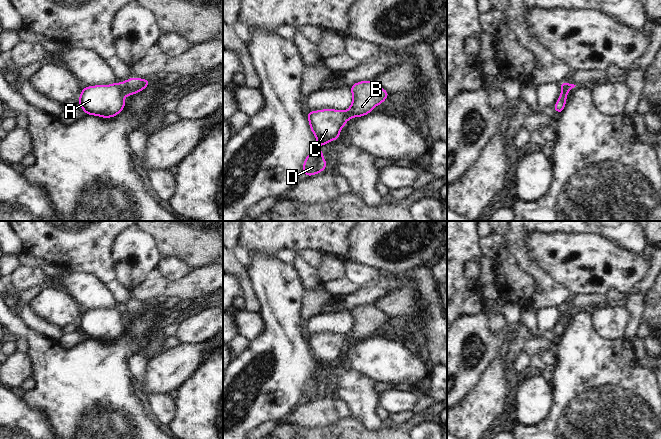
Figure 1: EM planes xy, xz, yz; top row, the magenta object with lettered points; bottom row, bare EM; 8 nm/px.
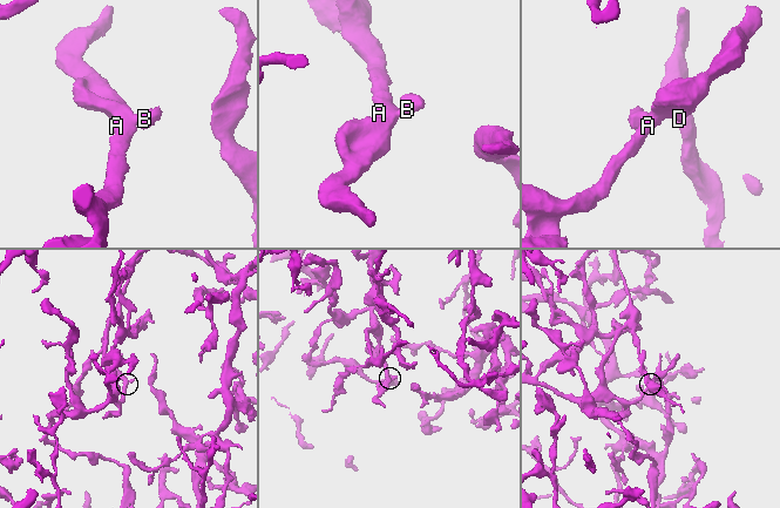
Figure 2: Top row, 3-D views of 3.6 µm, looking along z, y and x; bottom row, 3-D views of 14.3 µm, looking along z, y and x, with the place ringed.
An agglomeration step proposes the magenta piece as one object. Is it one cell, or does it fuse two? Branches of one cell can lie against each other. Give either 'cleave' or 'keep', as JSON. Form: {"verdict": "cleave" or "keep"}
{"verdict": "cleave"}

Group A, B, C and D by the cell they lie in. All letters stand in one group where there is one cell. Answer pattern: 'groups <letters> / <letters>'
groups A C D / B

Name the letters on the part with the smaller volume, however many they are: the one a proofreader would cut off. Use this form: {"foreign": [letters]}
{"foreign": ["B"]}

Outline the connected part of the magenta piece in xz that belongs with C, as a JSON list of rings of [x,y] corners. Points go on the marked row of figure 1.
[[[323,109],[307,113],[309,125],[317,142],[316,147],[310,152],[303,163],[303,174],[312,176],[320,173],[326,167],[322,150],[317,147],[339,139],[341,129],[347,122],[345,111]]]

